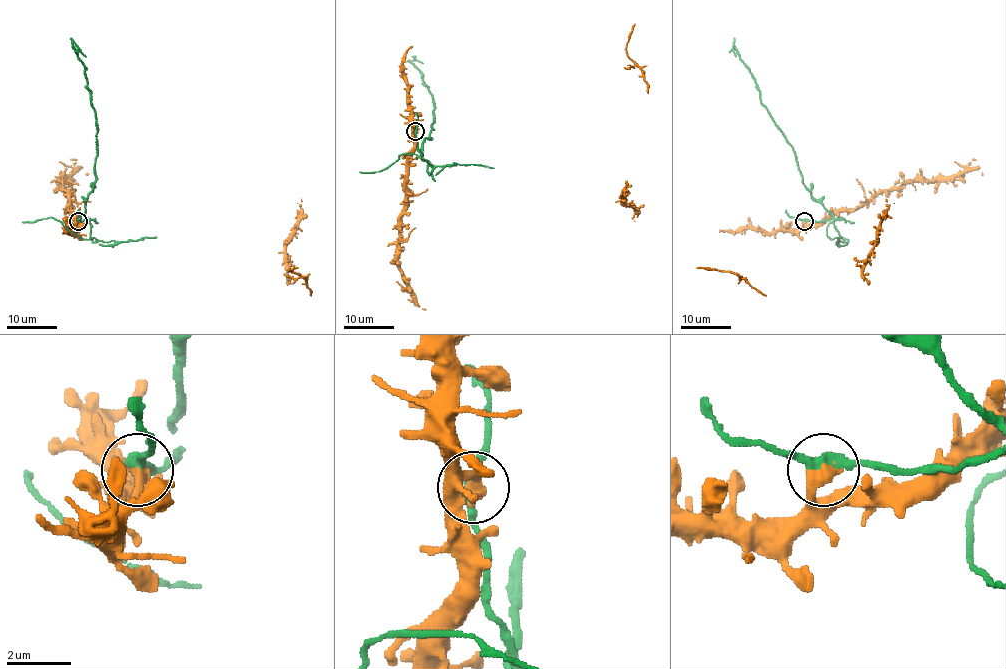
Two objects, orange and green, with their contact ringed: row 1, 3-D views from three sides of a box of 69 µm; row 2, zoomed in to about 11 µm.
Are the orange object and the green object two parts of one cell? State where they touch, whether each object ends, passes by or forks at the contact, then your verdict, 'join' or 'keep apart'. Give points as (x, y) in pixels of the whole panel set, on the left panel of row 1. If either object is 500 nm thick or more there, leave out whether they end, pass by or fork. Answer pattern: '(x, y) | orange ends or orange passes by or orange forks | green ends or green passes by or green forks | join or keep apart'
(78, 221) | orange ends | green passes by | keep apart

